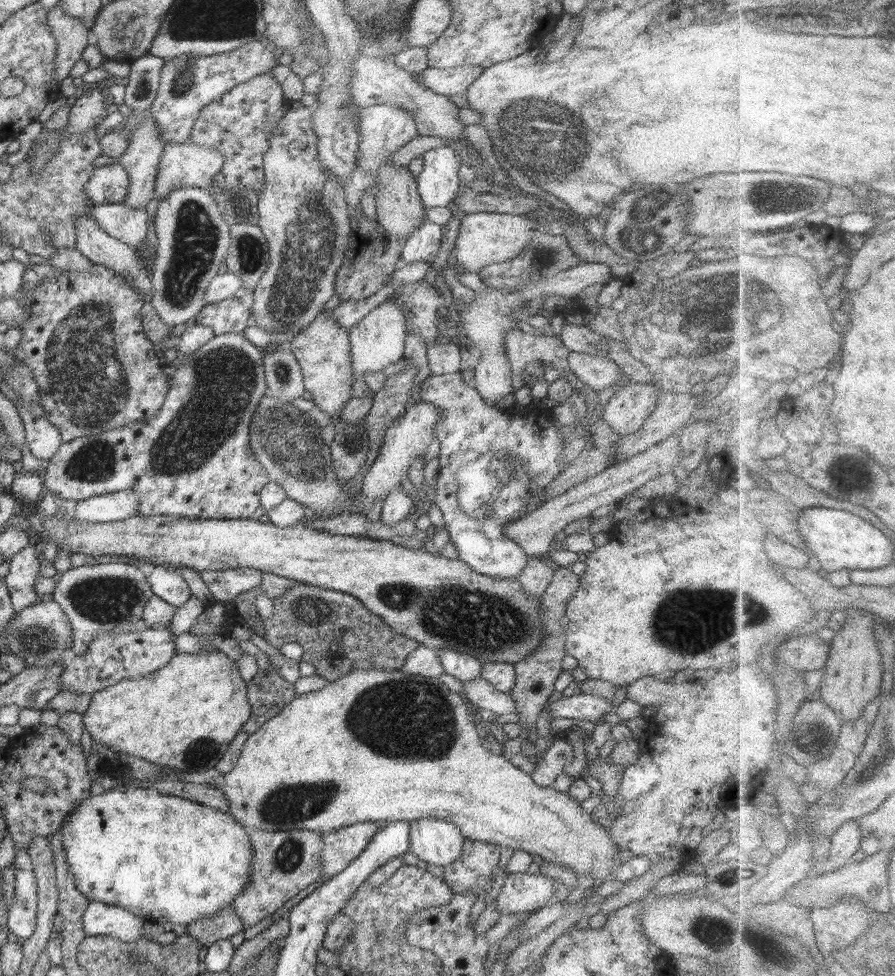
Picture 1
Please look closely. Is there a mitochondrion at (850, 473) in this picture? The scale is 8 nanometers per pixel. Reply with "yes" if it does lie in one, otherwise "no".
yes

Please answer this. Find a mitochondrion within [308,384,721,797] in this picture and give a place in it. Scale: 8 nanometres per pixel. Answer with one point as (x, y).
(499, 627)

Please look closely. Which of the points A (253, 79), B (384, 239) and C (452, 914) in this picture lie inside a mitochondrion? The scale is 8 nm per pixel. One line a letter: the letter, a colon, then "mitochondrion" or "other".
A: other
B: other
C: other

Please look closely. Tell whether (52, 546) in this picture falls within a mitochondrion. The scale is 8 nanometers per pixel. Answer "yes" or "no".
no

